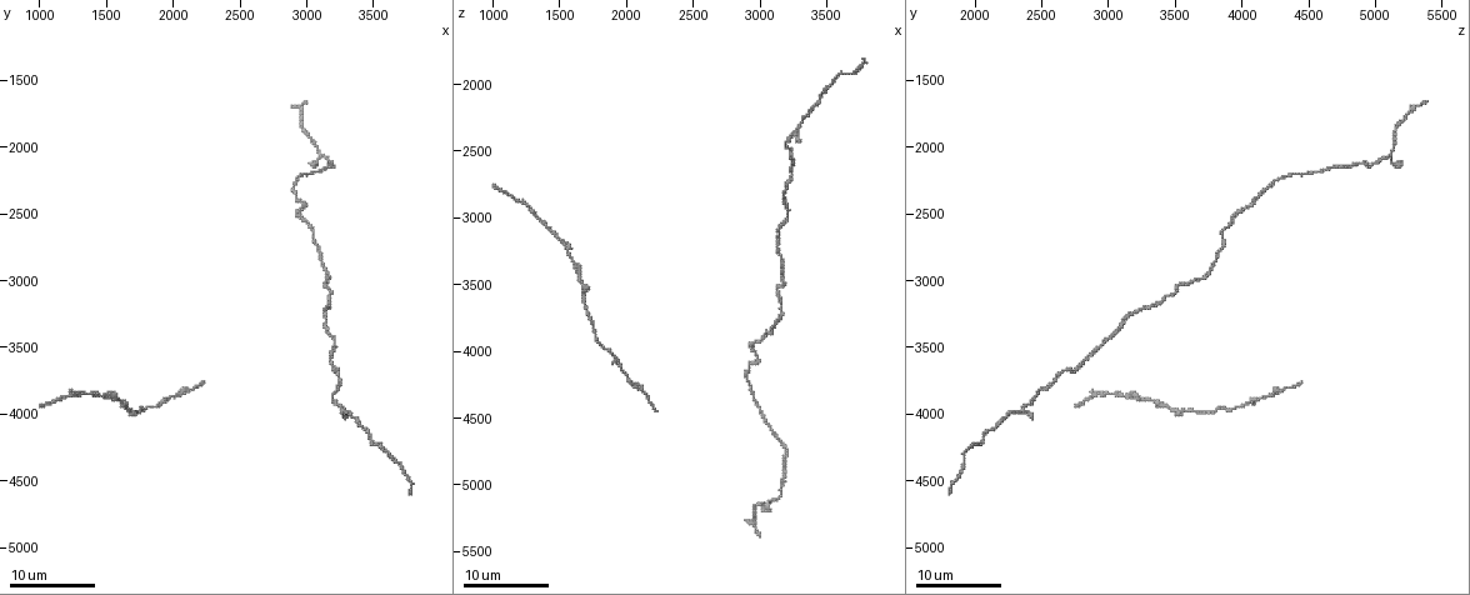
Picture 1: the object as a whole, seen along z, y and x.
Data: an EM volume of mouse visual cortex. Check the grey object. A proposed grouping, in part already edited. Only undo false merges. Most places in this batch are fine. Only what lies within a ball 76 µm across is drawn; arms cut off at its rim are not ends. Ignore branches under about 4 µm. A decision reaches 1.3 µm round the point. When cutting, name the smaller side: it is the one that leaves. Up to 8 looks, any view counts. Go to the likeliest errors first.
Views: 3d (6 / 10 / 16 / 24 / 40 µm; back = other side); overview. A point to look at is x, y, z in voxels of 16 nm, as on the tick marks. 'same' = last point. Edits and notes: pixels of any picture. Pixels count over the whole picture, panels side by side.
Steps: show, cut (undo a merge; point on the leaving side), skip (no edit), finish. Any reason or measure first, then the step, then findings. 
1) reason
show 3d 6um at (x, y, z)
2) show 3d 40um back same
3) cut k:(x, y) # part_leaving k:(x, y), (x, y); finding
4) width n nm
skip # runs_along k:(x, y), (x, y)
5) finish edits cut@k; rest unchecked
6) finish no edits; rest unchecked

thin arm on a thick one
show 3d 10um at (1900, 3920, 4040)

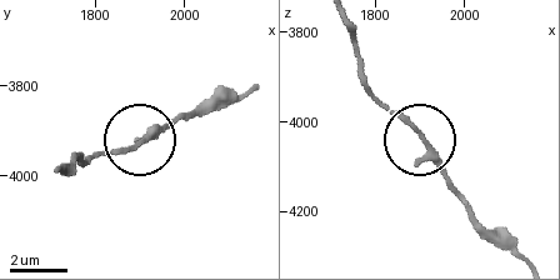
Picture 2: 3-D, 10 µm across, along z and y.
arms 3
skip # one neuron here

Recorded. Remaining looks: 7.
a narrow waist
show 3d 10um at (1580, 3900, 3300)

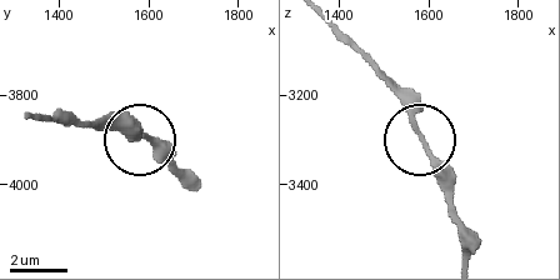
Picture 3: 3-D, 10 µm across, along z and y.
skip # one neuron here

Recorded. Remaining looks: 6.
thin neck
show 3d 16um at (3480, 4160, 2060)

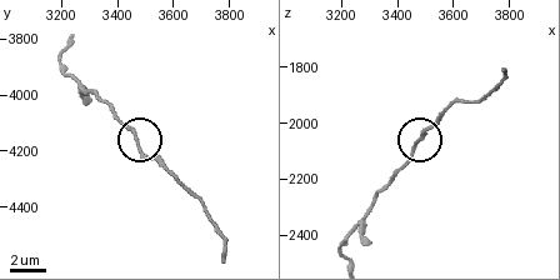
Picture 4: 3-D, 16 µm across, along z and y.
show 3d 16um back at (3470, 4170, 2070)

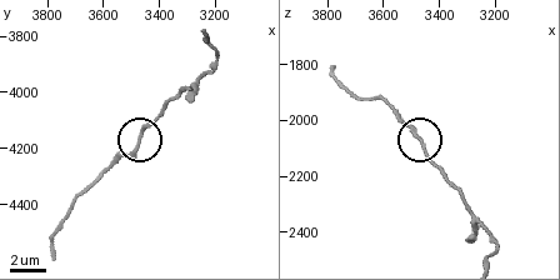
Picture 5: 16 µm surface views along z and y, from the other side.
skip # runs_along 5:(204, 31), (213, 64), (106, 169); all the same neuron

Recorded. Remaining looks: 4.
thick turns thin
show 3d 6um at (3000, 2580, 3900)

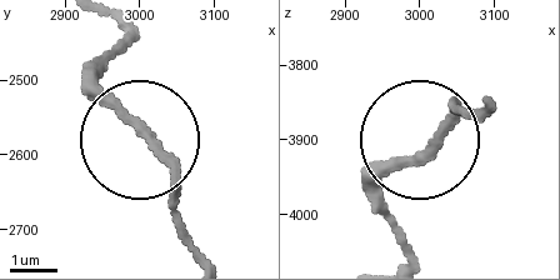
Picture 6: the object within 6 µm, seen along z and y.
skip # runs_along 6:(195, 251), (171, 168), (84, 64); continuous, no second neuron

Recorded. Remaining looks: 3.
finish no edits; rest unchecked

